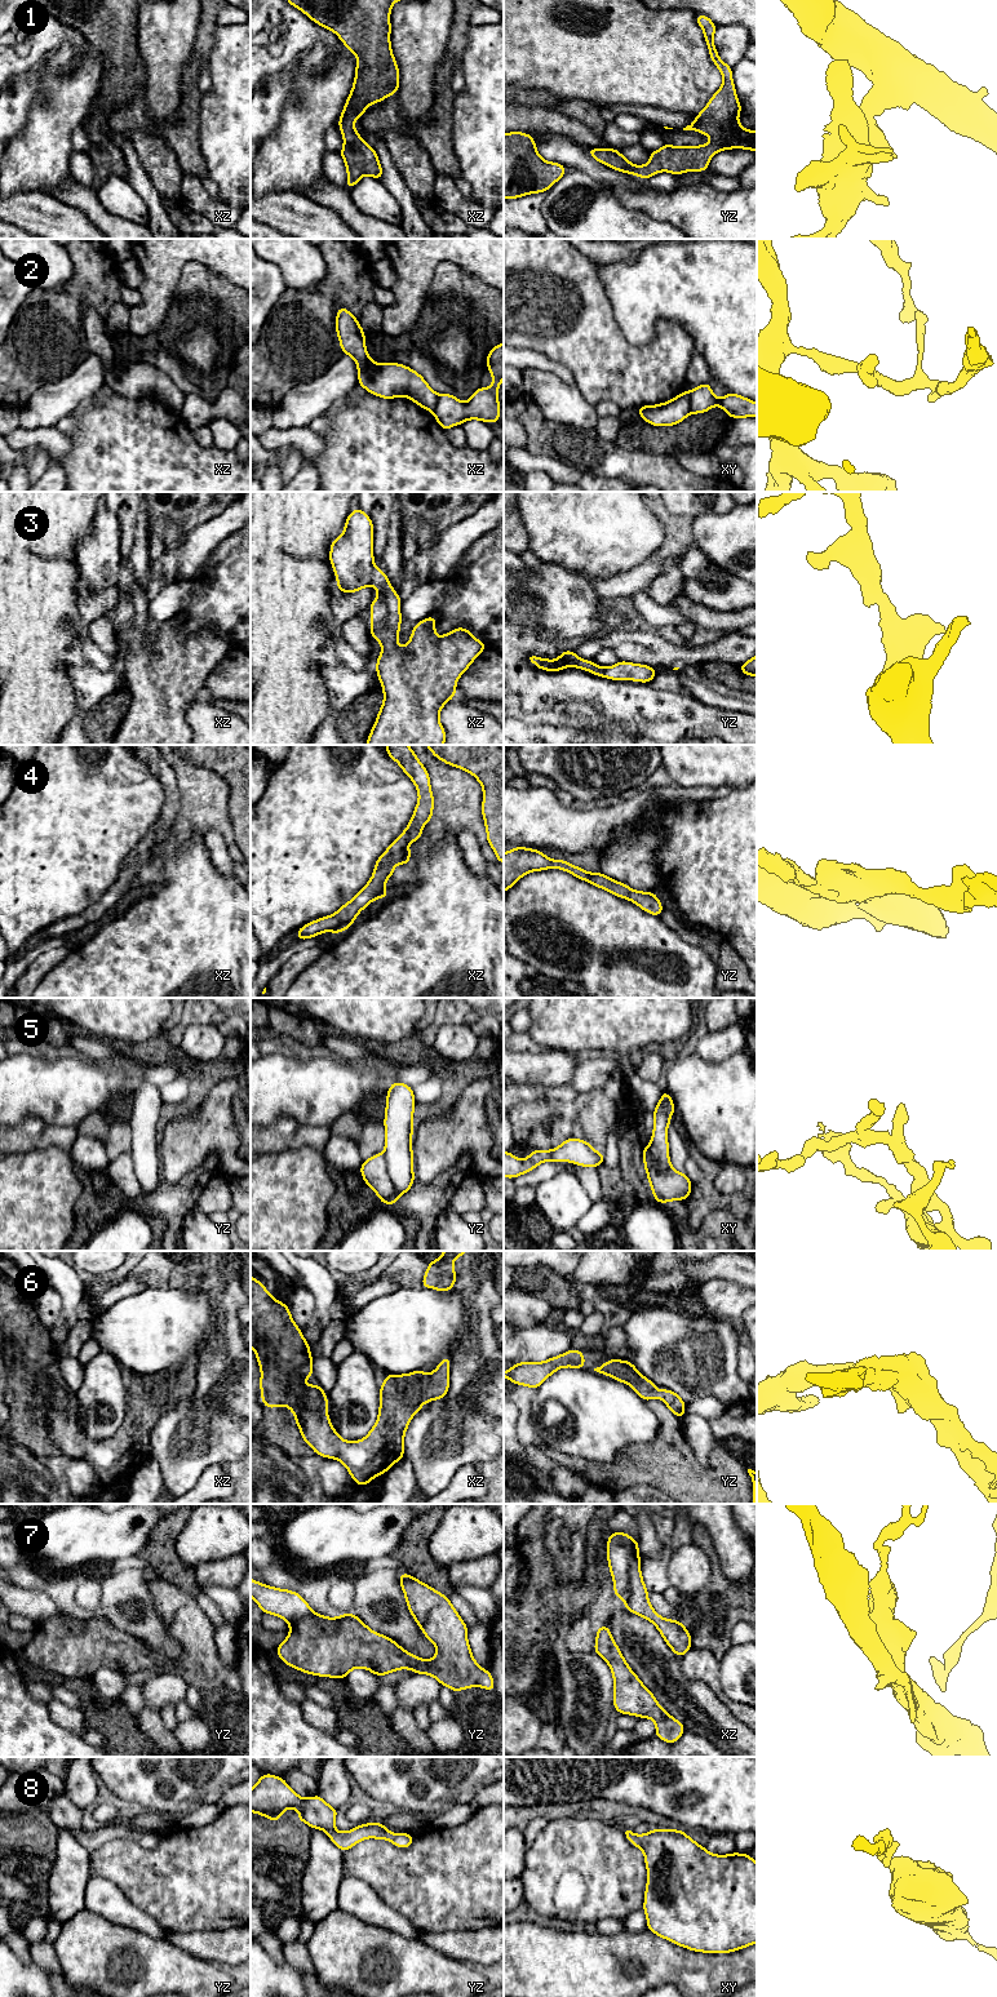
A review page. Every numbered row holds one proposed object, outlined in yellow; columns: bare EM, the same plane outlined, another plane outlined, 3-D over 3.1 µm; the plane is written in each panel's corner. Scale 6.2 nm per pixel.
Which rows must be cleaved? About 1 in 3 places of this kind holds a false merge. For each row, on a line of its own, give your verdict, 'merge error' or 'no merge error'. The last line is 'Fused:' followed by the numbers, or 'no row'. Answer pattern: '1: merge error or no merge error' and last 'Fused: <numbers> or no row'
1: no merge error
2: merge error
3: no merge error
4: no merge error
5: merge error
6: no merge error
7: merge error
8: no merge error
Fused: 2, 5, 7

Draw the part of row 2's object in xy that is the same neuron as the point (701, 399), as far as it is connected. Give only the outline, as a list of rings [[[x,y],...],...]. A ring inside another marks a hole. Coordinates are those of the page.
[[[709,382],[688,391],[691,413],[706,413],[714,405],[719,405],[730,417],[745,418],[757,417],[757,403],[737,394],[727,392],[723,398],[717,399]]]

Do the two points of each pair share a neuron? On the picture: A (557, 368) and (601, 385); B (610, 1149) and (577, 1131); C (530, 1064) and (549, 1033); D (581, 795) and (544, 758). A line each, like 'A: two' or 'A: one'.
A: two
B: two
C: two
D: one

